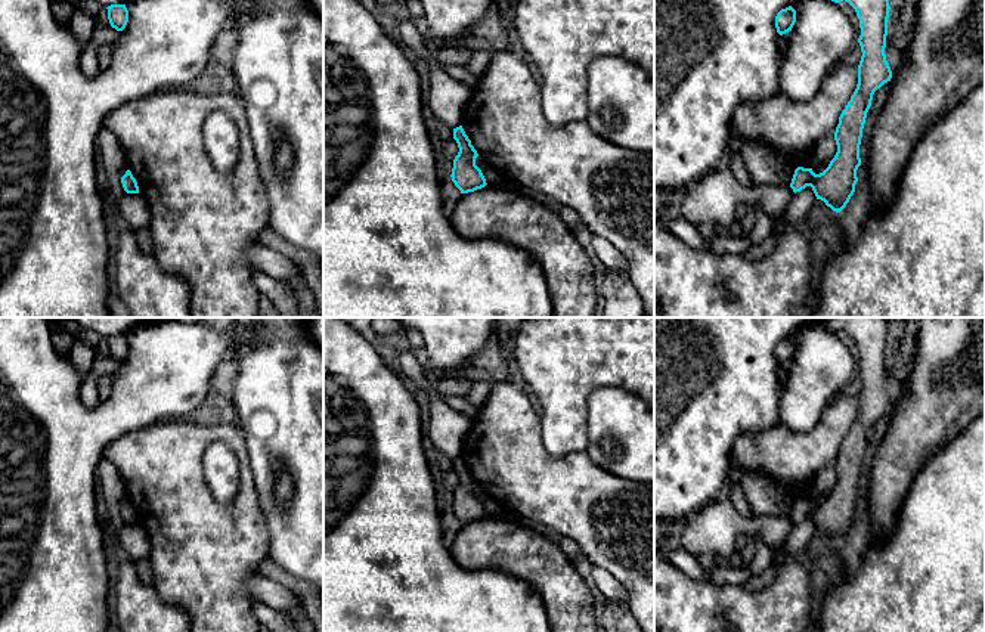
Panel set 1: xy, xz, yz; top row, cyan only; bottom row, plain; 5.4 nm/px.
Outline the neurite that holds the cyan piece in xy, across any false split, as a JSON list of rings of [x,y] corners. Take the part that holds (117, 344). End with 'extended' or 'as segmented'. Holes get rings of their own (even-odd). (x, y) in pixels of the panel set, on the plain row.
[[[111,335],[106,340],[111,357],[117,362],[123,362],[128,353],[128,341],[126,335]]]; as segmented

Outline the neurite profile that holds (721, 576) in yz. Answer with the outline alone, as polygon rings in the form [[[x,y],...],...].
[[[730,564],[706,569],[706,574],[707,574],[707,583],[712,583],[718,588],[741,586],[752,576],[750,569],[747,566],[732,567]]]

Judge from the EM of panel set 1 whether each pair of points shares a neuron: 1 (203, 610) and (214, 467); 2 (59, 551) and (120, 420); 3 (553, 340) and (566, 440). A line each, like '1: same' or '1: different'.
1: different
2: same
3: same

